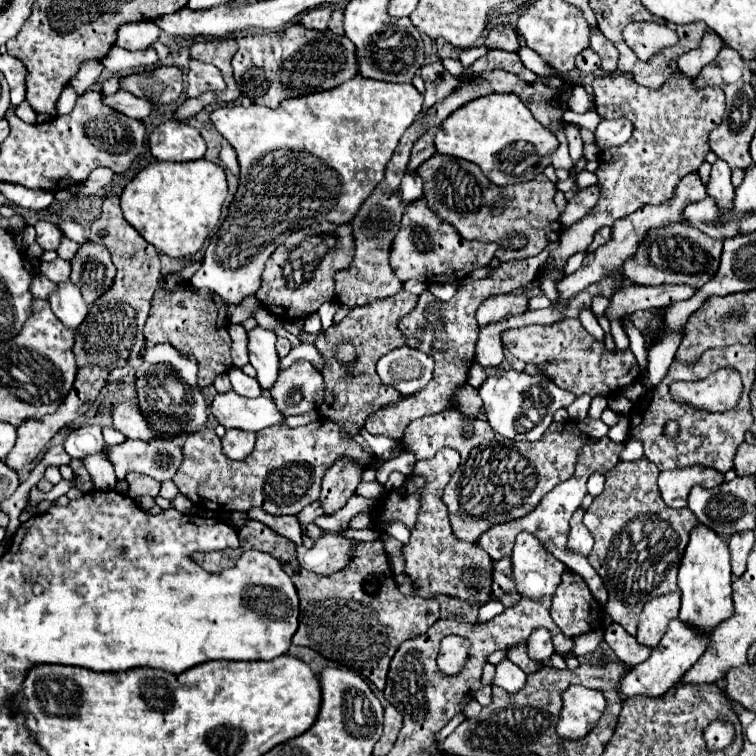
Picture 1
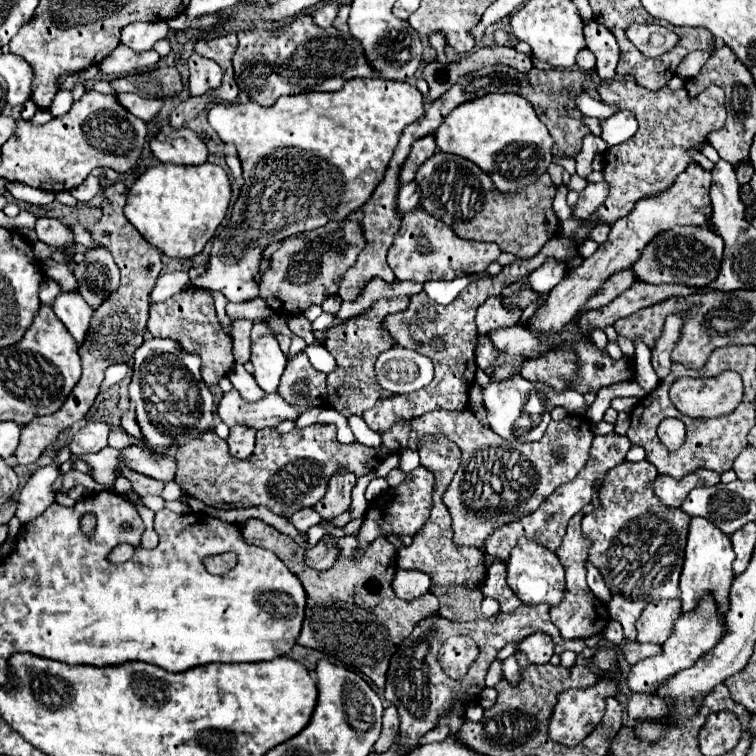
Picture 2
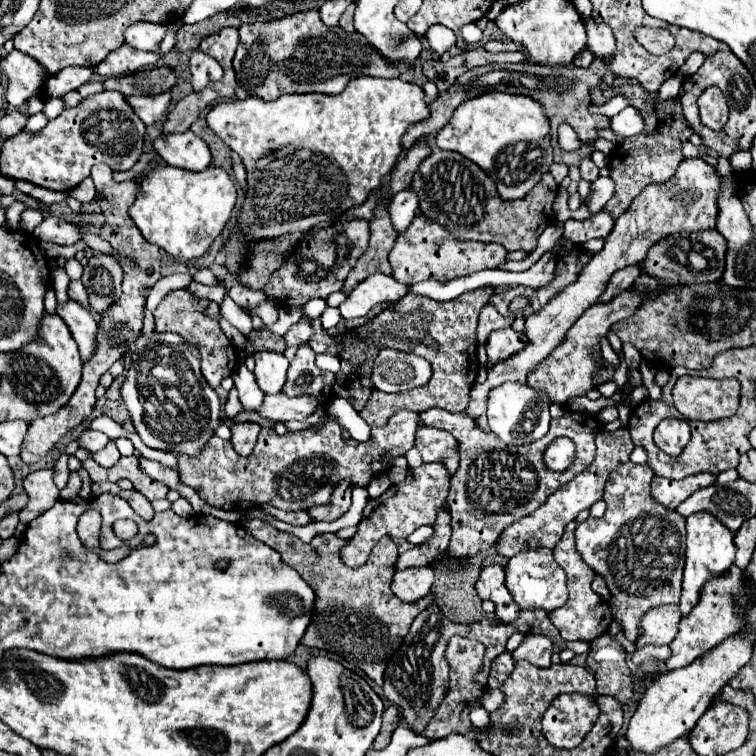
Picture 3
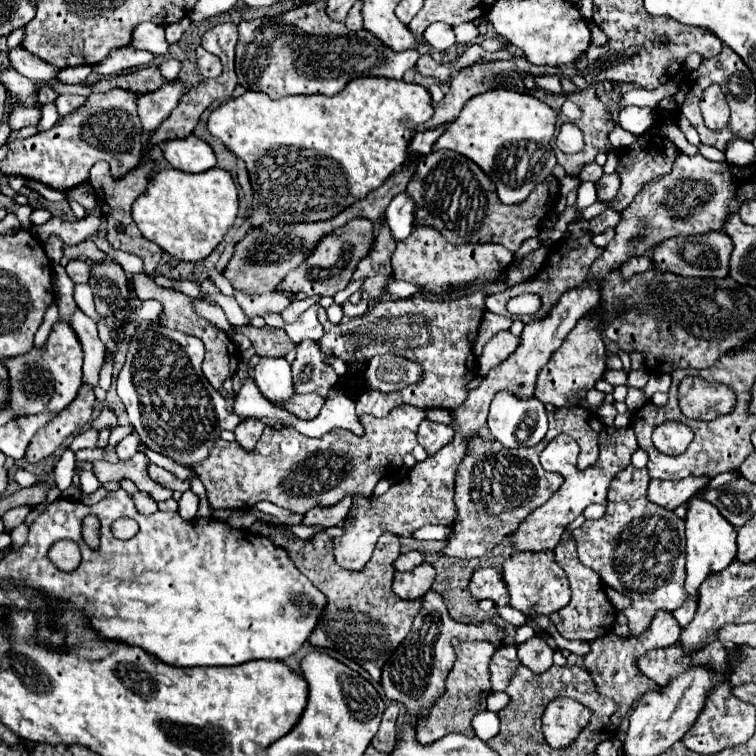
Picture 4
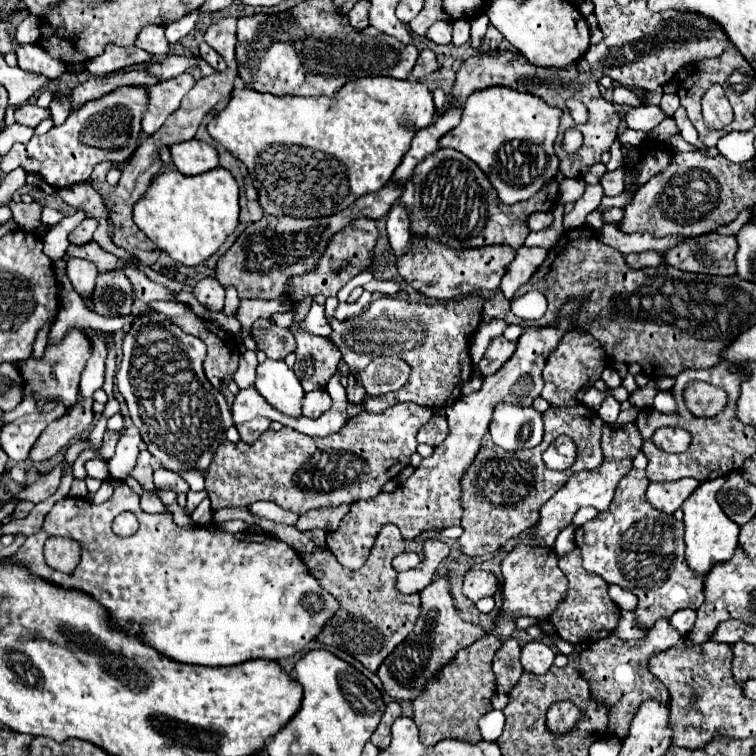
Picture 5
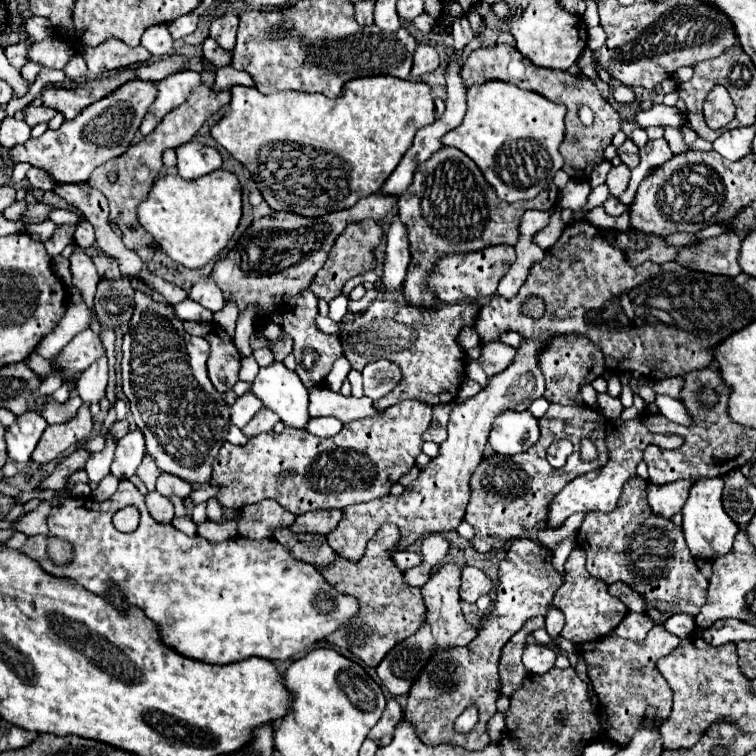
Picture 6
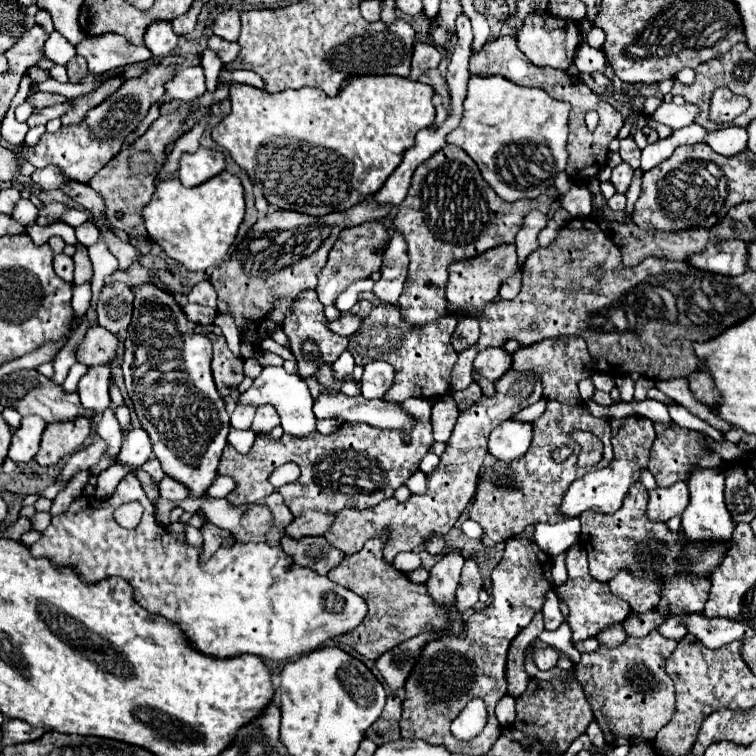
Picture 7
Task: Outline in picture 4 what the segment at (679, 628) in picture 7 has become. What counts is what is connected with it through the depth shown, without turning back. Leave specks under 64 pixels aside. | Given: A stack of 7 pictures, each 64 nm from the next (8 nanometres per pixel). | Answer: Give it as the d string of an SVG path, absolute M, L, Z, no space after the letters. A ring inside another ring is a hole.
M737 471L724 472L716 478L712 478L708 482L706 488L702 488L694 498L690 498L688 502L688 512L686 512L686 588L692 594L692 598L686 602L686 610L678 608L674 612L674 617L683 628L689 624L694 618L697 608L698 586L704 582L706 576L710 576L712 572L718 572L722 568L726 568L734 558L736 558L736 528L718 512L718 508L714 504L710 504L708 500L702 498L702 494L710 488L718 488L722 484L728 483L728 480L737 478ZM684 612L684 614L682 614Z

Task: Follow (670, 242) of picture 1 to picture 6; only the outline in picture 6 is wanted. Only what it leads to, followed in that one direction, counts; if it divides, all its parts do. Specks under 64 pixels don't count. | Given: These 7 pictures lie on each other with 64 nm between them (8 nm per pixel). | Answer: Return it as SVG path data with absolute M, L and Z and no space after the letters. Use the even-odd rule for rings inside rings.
M730 232L730 234L702 240L692 248L680 250L676 262L680 262L686 268L700 270L700 272L736 276L742 272L738 264L740 246L742 246L740 236Z

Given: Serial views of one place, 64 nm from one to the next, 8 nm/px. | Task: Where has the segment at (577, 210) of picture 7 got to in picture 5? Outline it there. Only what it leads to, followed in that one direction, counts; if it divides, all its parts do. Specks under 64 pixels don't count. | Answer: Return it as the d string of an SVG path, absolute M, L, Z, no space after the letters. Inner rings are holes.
M566 178L564 184L560 184L560 202L576 202L586 190L586 182L582 178Z

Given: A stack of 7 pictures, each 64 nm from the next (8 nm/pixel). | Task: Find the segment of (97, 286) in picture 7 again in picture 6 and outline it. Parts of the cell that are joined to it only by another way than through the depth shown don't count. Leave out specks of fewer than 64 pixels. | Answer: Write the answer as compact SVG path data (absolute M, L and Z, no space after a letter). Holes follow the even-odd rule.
M98 252L98 254L92 256L92 262L94 262L94 266L96 266L98 274L100 274L100 280L102 280L104 278L104 272L112 266L112 258L108 254L104 254L104 252Z

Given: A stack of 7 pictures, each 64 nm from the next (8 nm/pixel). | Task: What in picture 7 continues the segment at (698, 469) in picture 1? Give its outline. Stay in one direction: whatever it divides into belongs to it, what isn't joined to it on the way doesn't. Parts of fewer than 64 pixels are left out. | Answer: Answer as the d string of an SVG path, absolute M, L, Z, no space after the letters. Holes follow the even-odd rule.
M686 482L674 484L672 488L650 490L648 518L652 522L668 522L672 516L682 516L688 506L688 486Z

